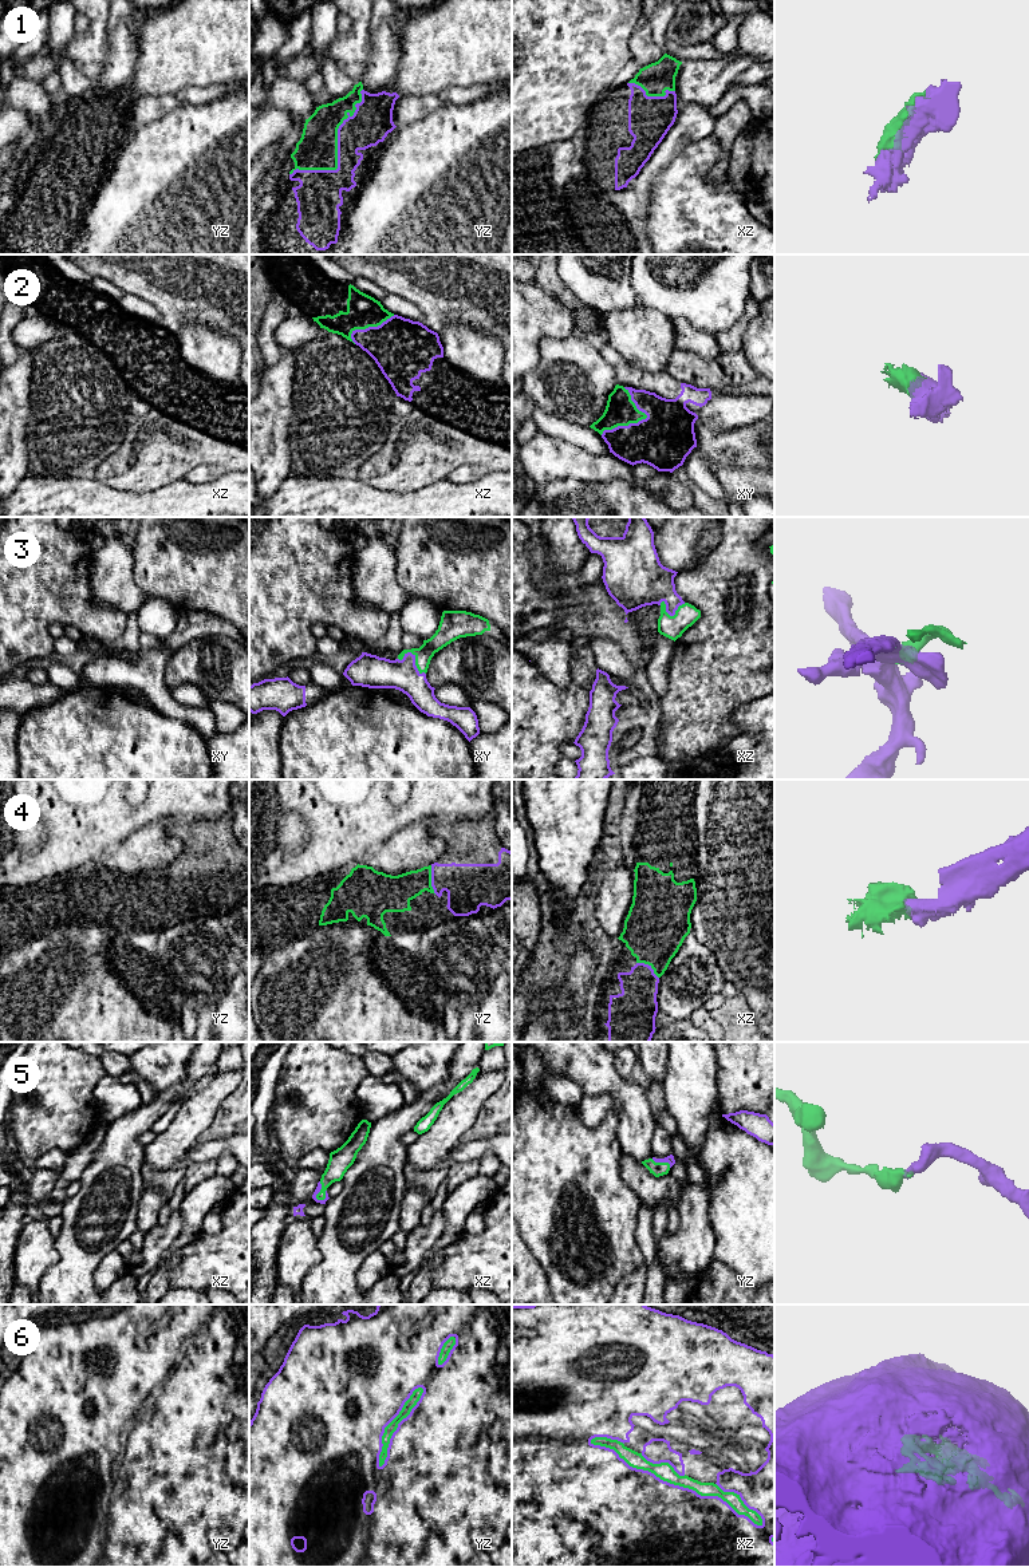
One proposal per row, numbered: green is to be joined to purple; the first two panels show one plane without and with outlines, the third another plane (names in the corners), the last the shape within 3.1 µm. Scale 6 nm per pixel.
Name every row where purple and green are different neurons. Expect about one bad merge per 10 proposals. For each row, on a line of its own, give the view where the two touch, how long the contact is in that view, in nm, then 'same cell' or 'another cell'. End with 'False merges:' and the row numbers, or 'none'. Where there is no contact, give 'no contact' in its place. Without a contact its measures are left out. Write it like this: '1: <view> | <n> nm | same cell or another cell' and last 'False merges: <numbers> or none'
1: yz | 650 nm | same cell
2: xy | 320 nm | same cell
3: xy | 190 nm | same cell
4: yz | 180 nm | same cell
5: xz | 120 nm | same cell
6: xz | 1150 nm | same cell
False merges: none

